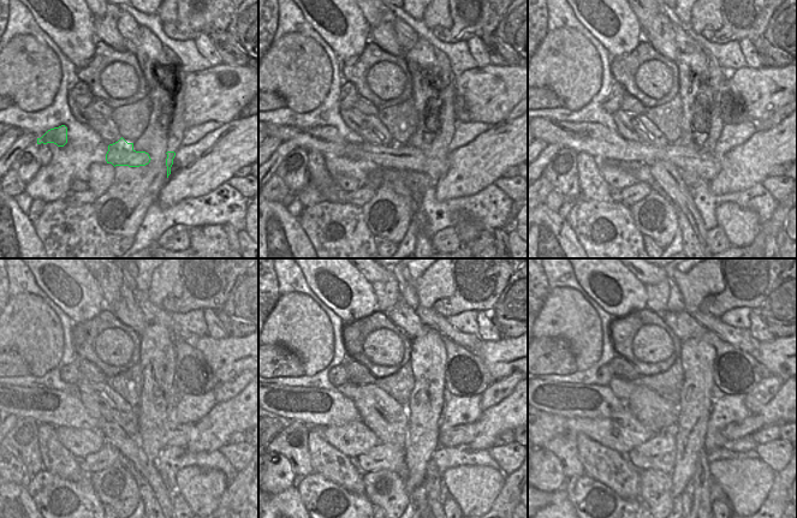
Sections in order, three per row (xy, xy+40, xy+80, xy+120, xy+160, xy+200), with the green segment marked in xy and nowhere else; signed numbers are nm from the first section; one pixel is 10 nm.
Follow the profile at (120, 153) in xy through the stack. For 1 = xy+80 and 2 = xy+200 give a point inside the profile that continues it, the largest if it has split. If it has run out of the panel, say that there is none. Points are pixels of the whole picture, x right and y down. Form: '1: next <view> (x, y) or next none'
1: next xy+80 (595, 140)
2: next xy+200 (570, 400)

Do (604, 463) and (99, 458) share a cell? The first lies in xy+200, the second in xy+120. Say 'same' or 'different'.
different

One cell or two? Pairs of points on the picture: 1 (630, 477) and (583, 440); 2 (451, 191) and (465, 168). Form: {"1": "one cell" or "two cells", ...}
{"1": "one cell", "2": "one cell"}

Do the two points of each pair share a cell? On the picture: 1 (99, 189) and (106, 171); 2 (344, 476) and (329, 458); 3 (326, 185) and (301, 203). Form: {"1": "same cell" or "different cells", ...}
{"1": "same cell", "2": "same cell", "3": "different cells"}

